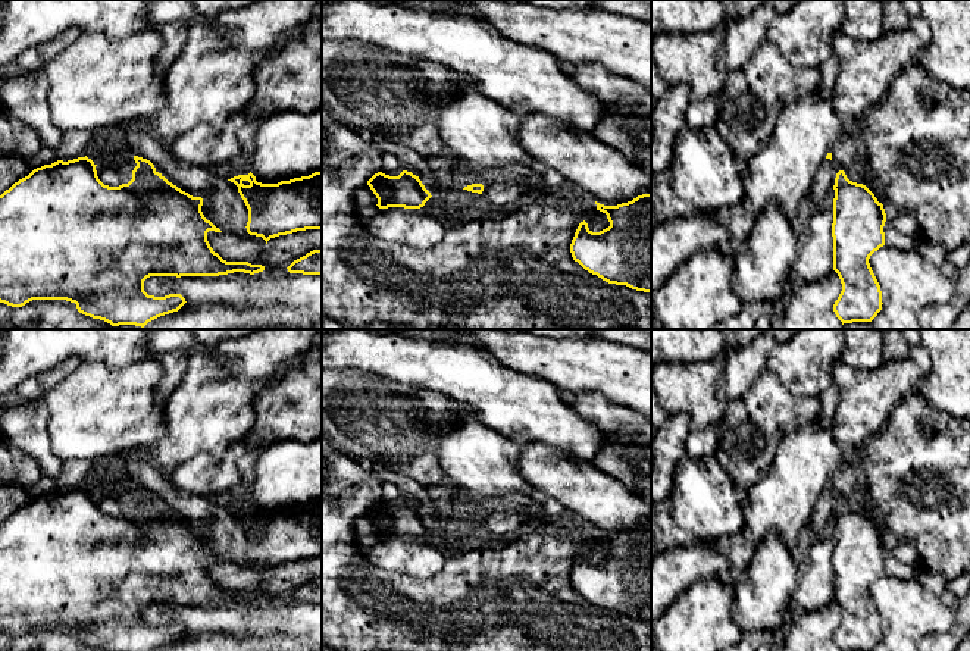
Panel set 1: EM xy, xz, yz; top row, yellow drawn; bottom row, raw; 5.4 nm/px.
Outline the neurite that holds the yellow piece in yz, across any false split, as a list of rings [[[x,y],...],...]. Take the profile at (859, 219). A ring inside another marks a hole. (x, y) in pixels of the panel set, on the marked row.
[[[844,170],[836,173],[833,190],[833,270],[842,284],[833,312],[842,325],[872,322],[882,310],[883,303],[880,285],[870,267],[869,259],[885,245],[883,226],[886,213],[874,194],[866,185],[849,181]]]

